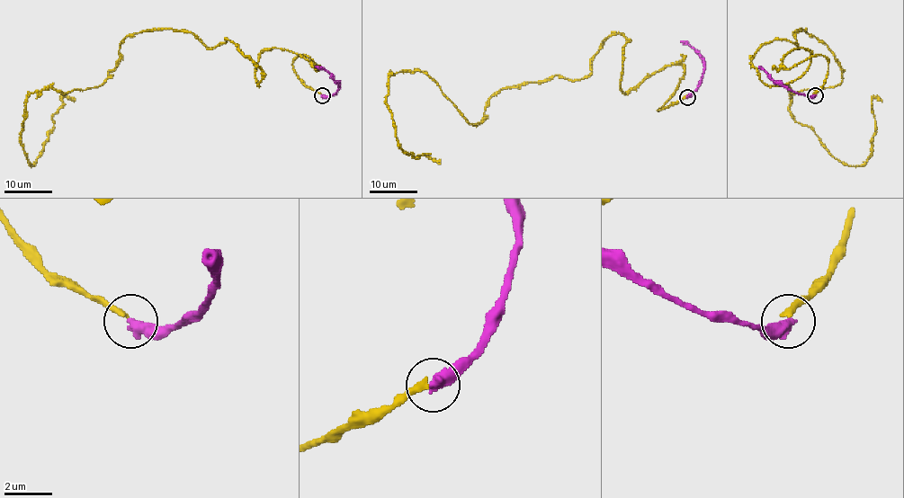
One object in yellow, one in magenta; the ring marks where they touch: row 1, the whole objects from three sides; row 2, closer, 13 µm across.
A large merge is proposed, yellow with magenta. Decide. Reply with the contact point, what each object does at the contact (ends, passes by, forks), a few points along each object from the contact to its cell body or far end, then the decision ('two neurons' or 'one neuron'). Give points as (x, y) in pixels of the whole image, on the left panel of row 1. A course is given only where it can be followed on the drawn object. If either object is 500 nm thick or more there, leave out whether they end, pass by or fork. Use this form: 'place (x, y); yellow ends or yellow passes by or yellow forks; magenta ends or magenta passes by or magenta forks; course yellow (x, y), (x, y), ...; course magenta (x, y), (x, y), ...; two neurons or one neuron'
place (322, 95); course yellow (321, 94), (307, 55), (257, 85), (147, 29), (27, 97), (31, 166), (75, 101); course magenta (322, 94), (333, 94), (339, 85), (326, 71), (315, 66); two neurons

